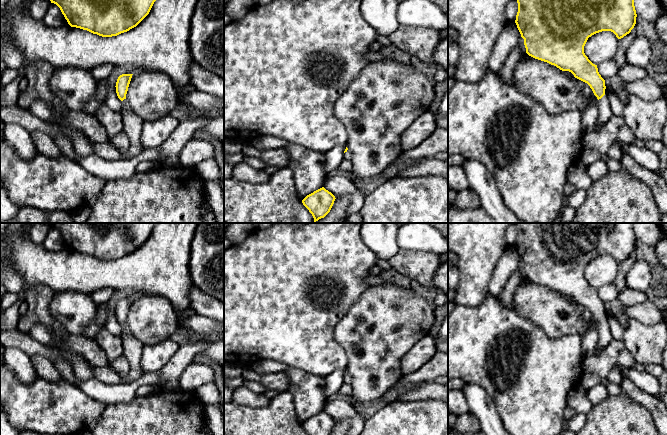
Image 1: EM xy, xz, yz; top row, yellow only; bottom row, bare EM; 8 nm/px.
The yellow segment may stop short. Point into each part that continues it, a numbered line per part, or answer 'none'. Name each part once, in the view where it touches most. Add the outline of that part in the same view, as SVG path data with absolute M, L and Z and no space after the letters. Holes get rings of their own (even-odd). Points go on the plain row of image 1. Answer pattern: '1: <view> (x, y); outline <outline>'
1: yz (604, 337); outline M604 319L601 323L598 324L598 330L598 344L594 353L596 355L600 355L612 339L611 332L609 330L606 319Z

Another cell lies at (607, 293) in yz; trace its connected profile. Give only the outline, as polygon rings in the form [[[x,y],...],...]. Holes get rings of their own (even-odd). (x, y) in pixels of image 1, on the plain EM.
[[[614,283],[606,284],[600,288],[597,289],[598,296],[601,299],[601,301],[606,304],[608,302],[613,301],[618,296],[618,290]]]

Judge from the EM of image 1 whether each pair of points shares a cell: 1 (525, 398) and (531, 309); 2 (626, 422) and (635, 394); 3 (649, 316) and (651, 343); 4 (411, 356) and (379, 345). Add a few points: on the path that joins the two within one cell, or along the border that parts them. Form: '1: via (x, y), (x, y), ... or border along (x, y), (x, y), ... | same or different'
1: border along (511, 306), (538, 326), (547, 336) | different
2: border along (622, 390), (643, 406), (651, 415) | different
3: border along (629, 318), (643, 323), (656, 324) | different
4: border along (422, 338), (401, 359), (400, 368), (402, 374) | different

